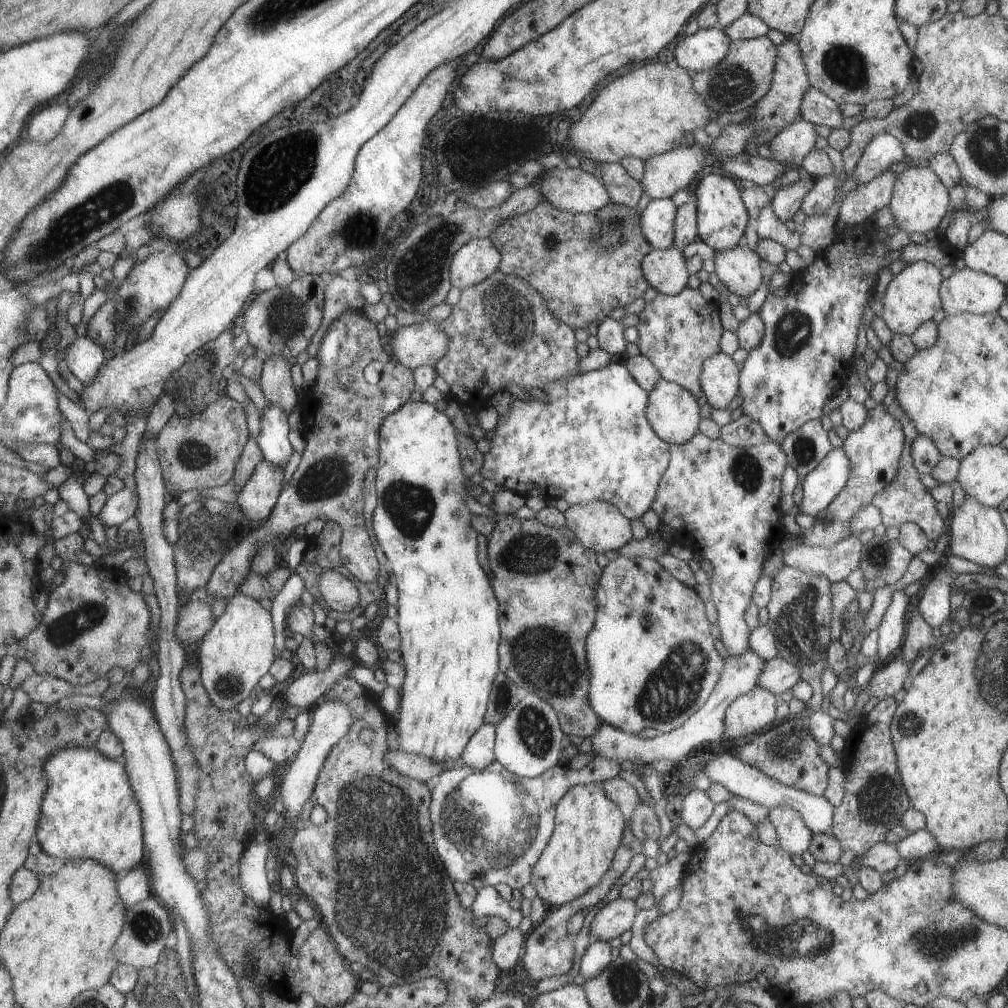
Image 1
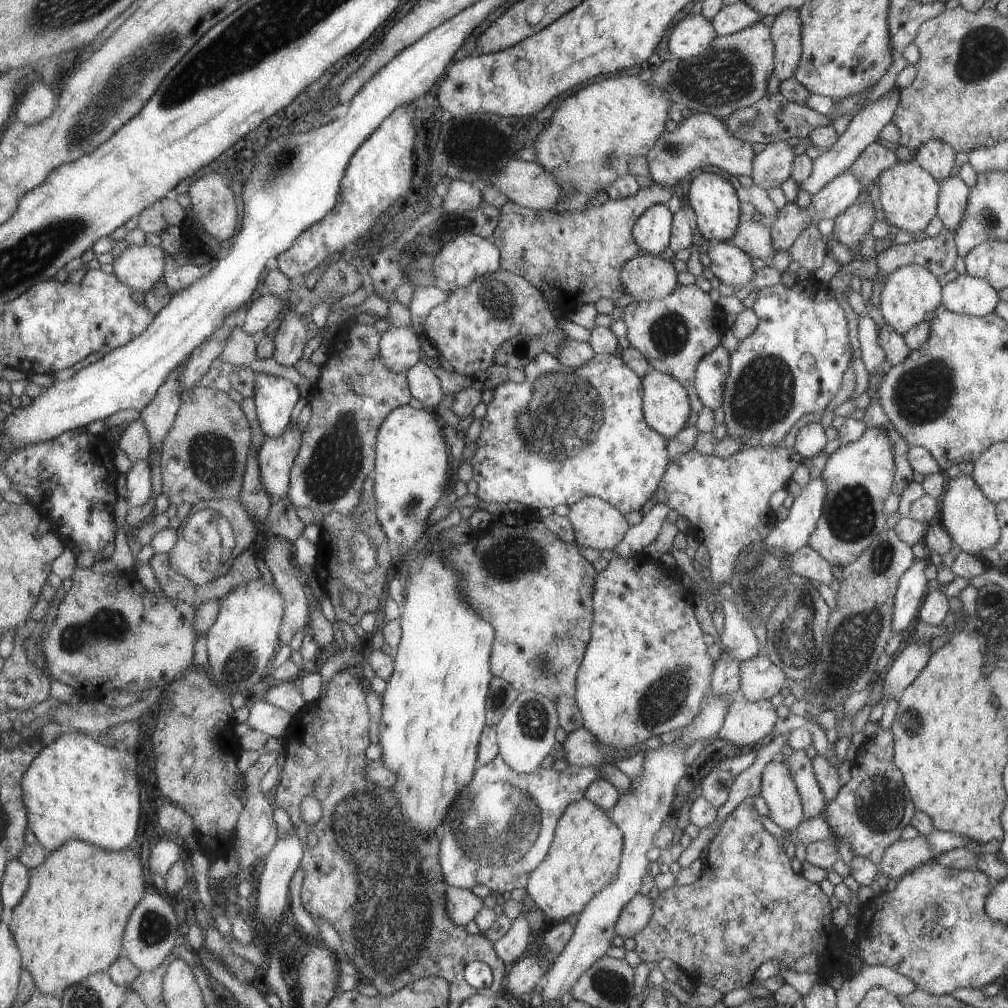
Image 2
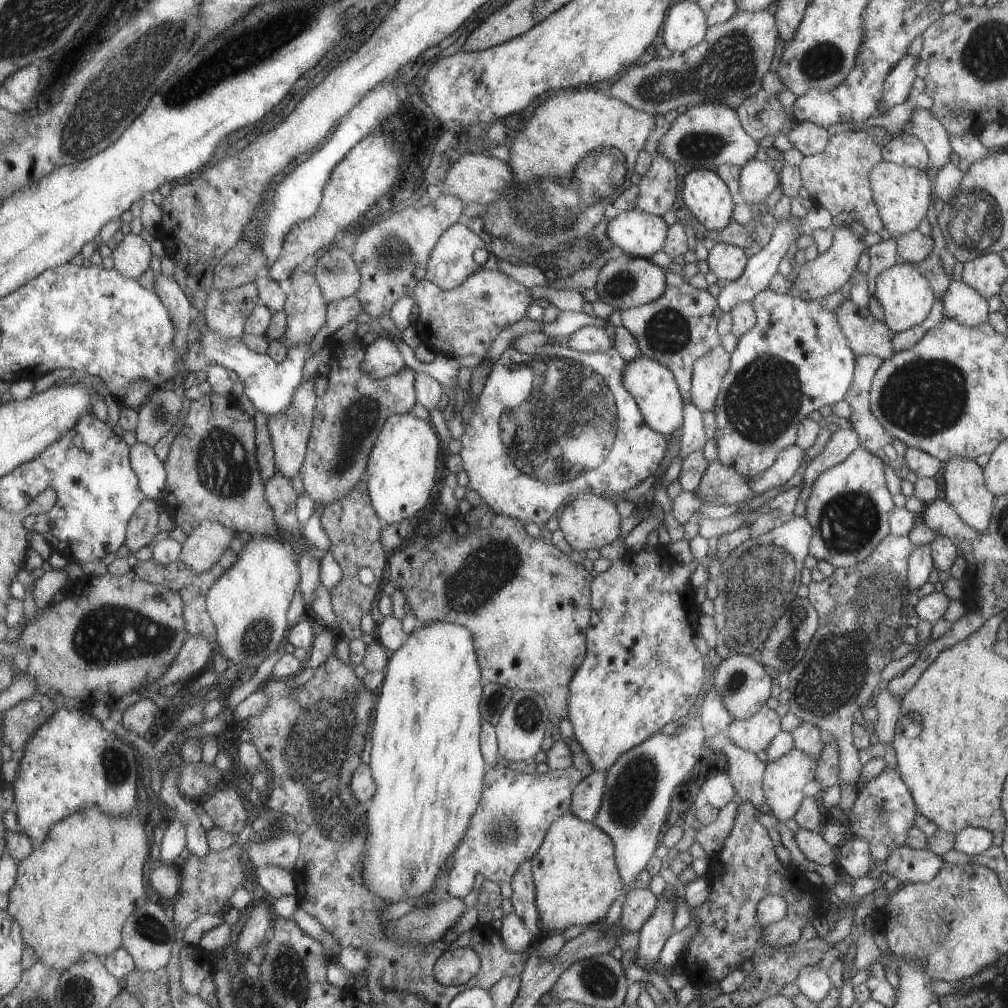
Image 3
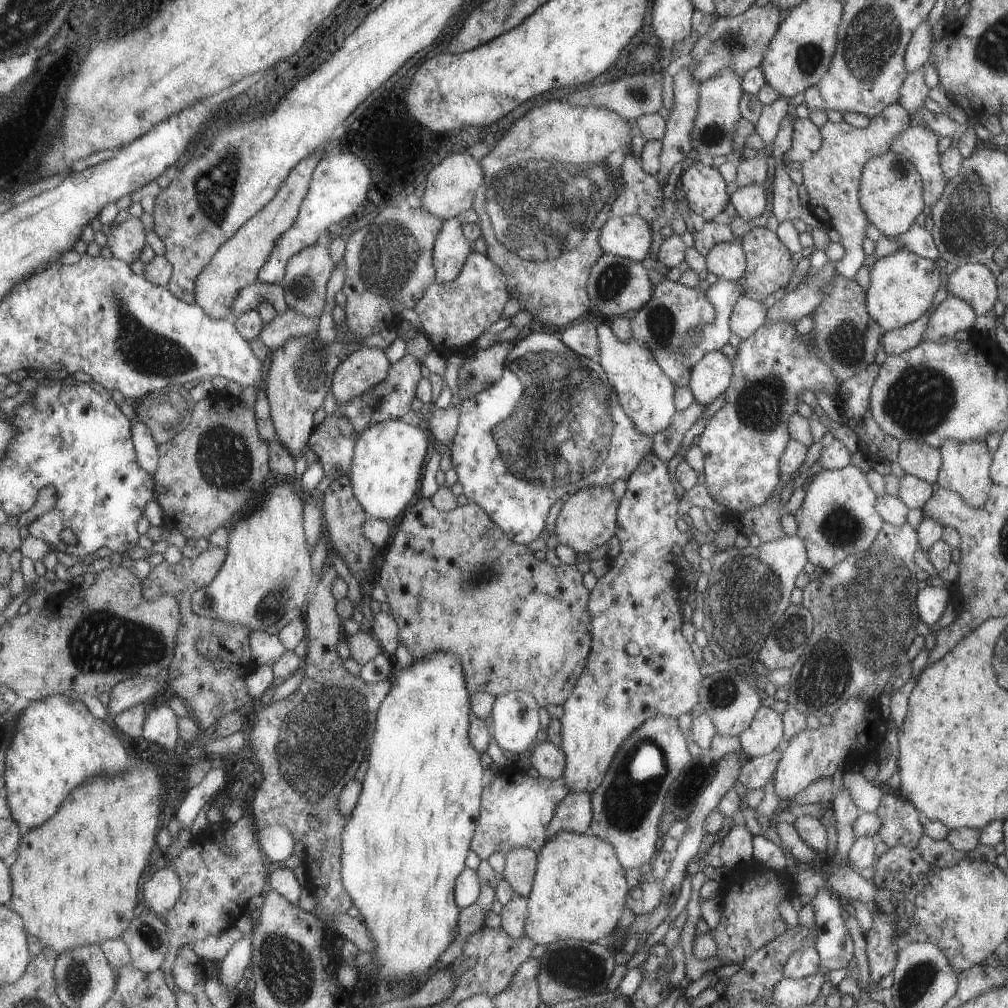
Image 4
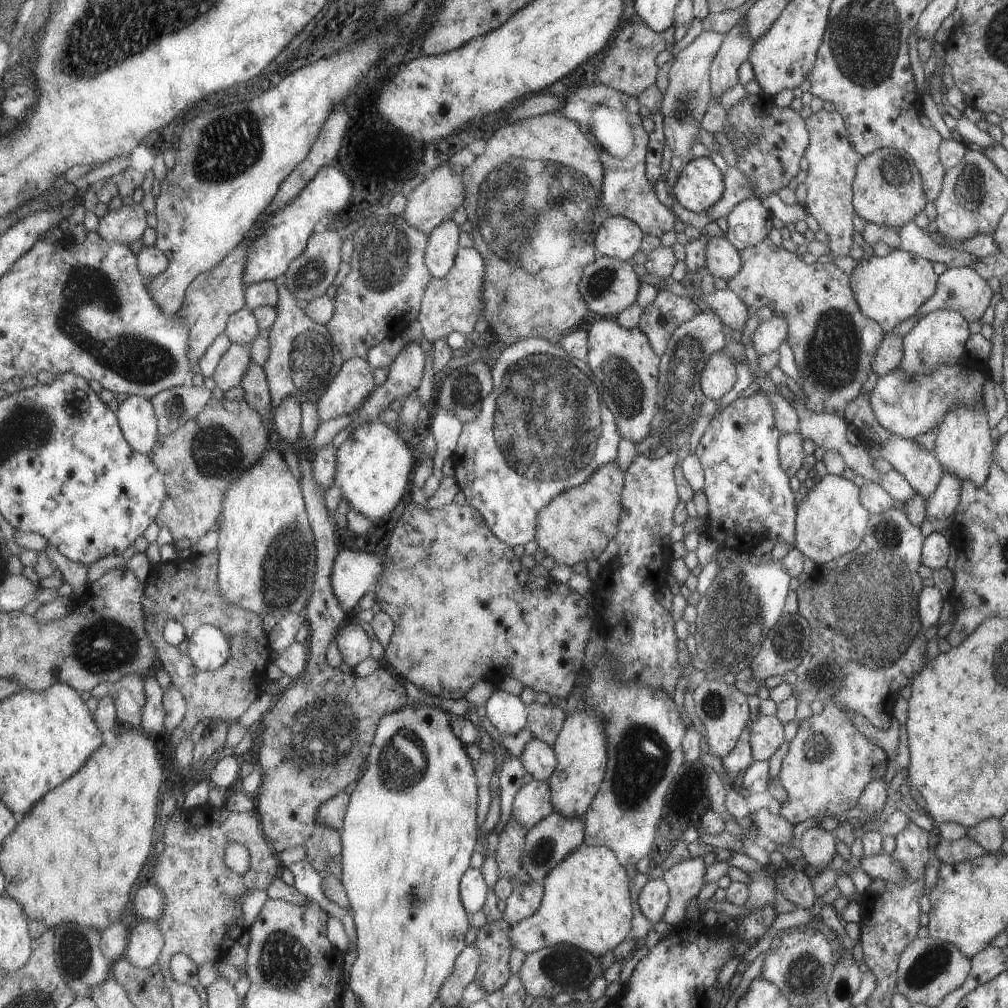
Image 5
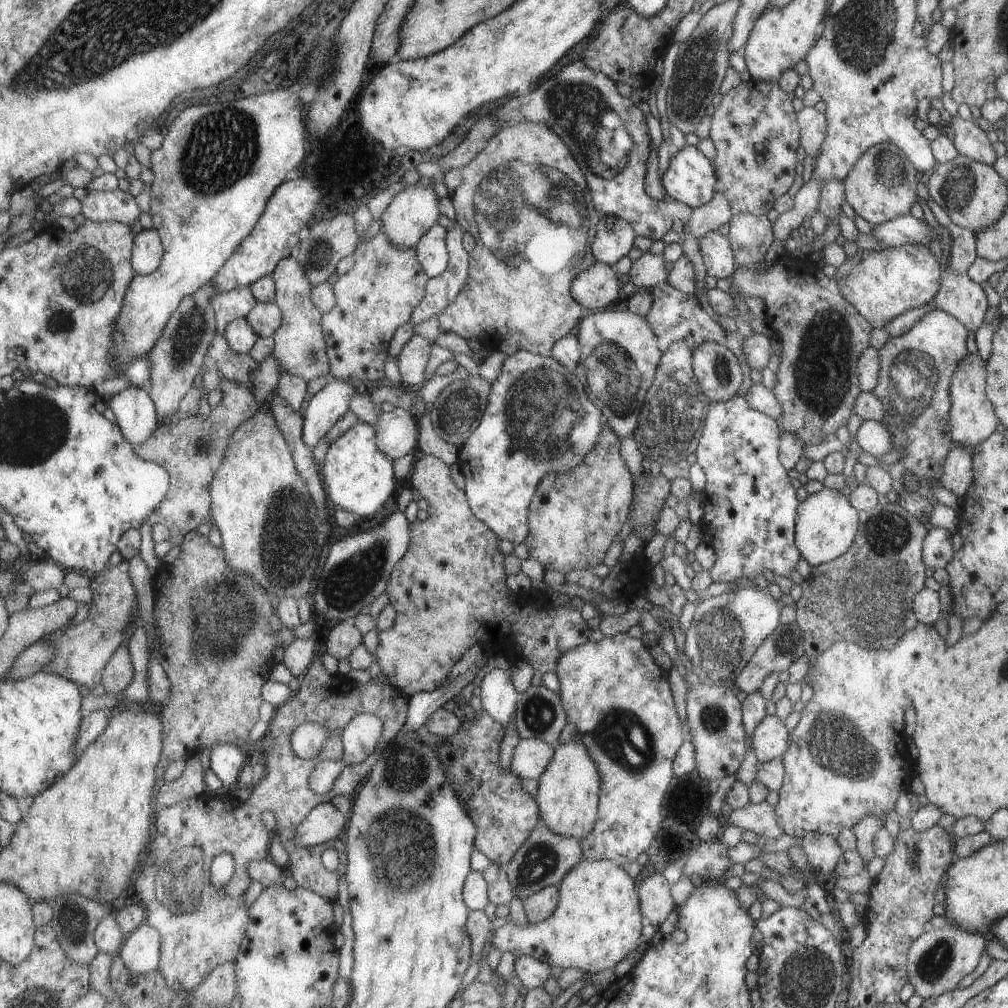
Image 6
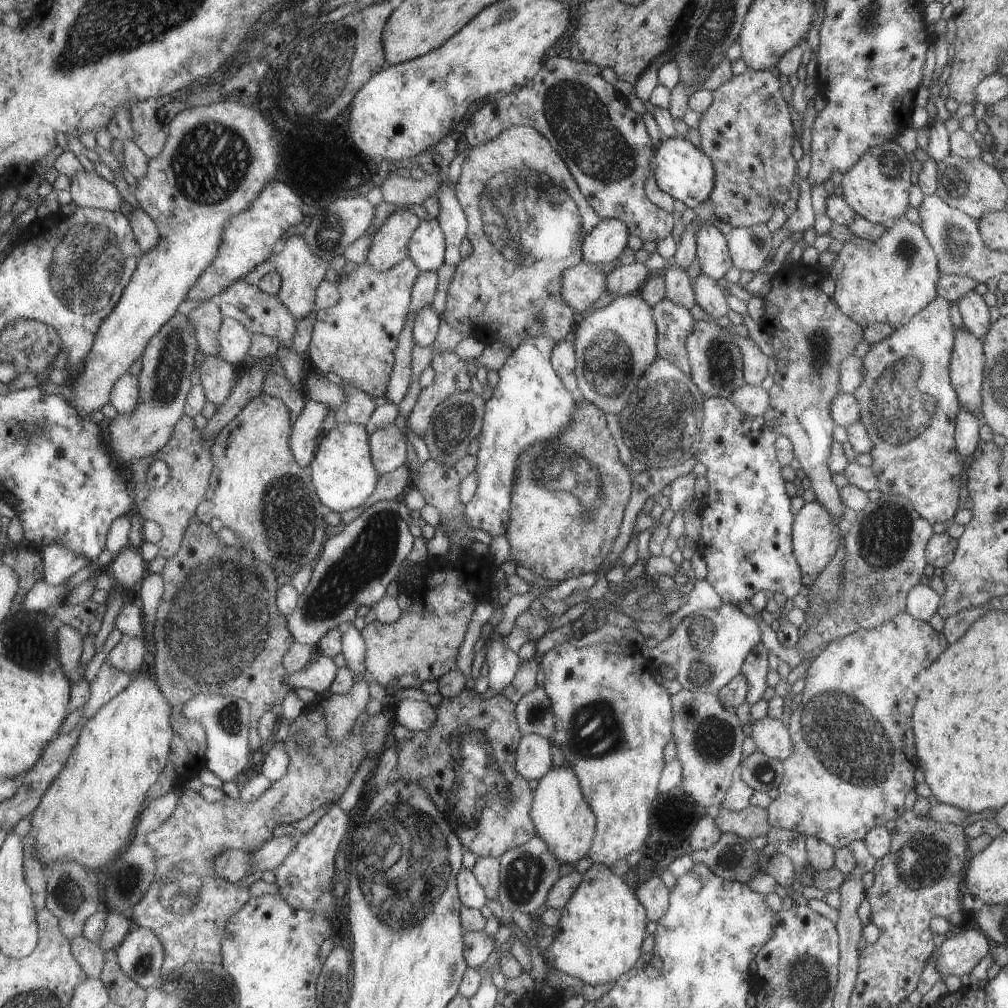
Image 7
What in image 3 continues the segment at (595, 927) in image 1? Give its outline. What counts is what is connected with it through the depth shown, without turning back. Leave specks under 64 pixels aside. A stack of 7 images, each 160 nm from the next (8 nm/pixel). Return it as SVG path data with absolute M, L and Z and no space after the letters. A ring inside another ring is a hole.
M633 887L626 892L621 909L620 925L625 932L636 937L641 925L649 918L656 905L657 895L651 891Z

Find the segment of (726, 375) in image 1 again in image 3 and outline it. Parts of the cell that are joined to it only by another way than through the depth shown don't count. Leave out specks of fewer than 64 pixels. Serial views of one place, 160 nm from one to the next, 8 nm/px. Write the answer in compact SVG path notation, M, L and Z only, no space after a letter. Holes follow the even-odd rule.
M714 346L695 362L691 378L691 402L701 411L711 411L719 396L720 384L731 364L731 354Z

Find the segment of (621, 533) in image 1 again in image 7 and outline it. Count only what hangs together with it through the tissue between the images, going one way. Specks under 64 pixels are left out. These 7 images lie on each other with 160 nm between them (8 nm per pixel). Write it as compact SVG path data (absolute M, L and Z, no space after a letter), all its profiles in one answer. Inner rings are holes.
M579 396L576 421L567 430L562 432L562 440L539 440L533 442L531 446L528 446L528 449L524 450L523 461L518 462L518 468L520 469L520 473L518 474L518 481L515 481L512 492L511 520L505 534L505 538L507 538L510 546L511 560L517 566L523 566L532 570L537 576L555 580L555 582L559 583L568 578L581 576L581 574L597 572L603 566L603 562L607 560L607 556L613 552L615 538L621 534L619 528L621 528L622 514L632 492L632 476L629 477L627 468L621 464L621 454L619 454L617 442L615 442L615 438L613 438L613 434L609 430L605 411L599 405Z

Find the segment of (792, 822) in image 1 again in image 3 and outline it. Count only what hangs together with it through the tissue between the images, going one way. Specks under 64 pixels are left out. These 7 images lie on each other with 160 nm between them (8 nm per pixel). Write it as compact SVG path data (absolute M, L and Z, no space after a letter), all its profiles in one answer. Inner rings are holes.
M793 747L782 757L765 765L762 791L765 803L777 821L793 818L803 795L803 786L813 779L816 760Z

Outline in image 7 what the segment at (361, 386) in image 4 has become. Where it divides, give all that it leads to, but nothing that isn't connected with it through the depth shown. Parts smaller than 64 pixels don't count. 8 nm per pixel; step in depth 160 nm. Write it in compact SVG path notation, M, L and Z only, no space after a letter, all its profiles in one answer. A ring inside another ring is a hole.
M308 399L299 418L293 424L289 444L295 460L303 467L309 467L316 457L316 450L323 436L323 422L331 406Z

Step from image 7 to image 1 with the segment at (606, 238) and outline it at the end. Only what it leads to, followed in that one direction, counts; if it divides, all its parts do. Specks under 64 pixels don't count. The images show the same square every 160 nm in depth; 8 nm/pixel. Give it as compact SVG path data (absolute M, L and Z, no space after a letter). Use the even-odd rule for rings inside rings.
M670 198L650 199L641 211L641 232L653 249L672 246L676 207Z

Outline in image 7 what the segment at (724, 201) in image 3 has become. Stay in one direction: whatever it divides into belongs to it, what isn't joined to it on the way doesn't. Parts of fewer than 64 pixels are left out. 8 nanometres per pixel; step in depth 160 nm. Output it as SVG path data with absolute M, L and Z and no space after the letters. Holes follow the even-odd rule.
M674 135L673 137L663 137L658 142L653 158L656 164L654 170L656 185L665 194L681 200L687 208L692 209L700 202L707 200L715 184L715 168L704 151L693 146L689 140L683 140L682 136Z

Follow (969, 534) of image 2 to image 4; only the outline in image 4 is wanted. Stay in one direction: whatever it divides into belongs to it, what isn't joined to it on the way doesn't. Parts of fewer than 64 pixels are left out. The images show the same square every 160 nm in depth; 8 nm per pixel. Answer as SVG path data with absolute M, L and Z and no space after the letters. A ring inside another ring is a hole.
M945 439L938 446L941 464L937 473L935 487L941 487L956 492L968 505L981 506L988 498L992 481L989 470L992 462L992 454L981 439L971 439L957 442L953 439Z

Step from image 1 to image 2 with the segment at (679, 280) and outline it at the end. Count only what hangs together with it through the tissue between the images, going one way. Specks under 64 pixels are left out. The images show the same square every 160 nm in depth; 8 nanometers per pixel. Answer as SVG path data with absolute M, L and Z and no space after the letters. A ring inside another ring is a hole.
M639 255L621 266L624 292L634 301L661 299L671 294L678 285L677 272L671 260L656 255Z

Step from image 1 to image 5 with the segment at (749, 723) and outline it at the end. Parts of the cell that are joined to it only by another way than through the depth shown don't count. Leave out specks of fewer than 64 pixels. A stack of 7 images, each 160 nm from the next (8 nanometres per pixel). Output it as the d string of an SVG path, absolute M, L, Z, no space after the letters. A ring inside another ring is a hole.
M758 715L748 725L750 728L750 753L752 760L767 761L769 756L779 748L783 742L783 726L781 721L774 715Z

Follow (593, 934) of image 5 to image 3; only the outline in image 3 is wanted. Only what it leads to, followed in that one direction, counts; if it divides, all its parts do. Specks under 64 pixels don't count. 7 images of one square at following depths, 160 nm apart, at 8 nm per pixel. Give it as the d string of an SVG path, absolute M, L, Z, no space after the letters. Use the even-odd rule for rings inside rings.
M571 812L552 824L531 861L541 928L552 934L563 933L571 926L585 928L603 921L625 890L611 835L597 823L581 820Z

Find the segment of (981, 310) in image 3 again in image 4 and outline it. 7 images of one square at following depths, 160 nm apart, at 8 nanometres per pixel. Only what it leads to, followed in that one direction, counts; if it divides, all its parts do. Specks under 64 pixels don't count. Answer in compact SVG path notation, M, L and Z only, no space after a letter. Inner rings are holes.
M947 295L928 318L928 324L922 332L922 340L944 343L949 339L966 336L966 333L973 330L976 317L968 303Z

